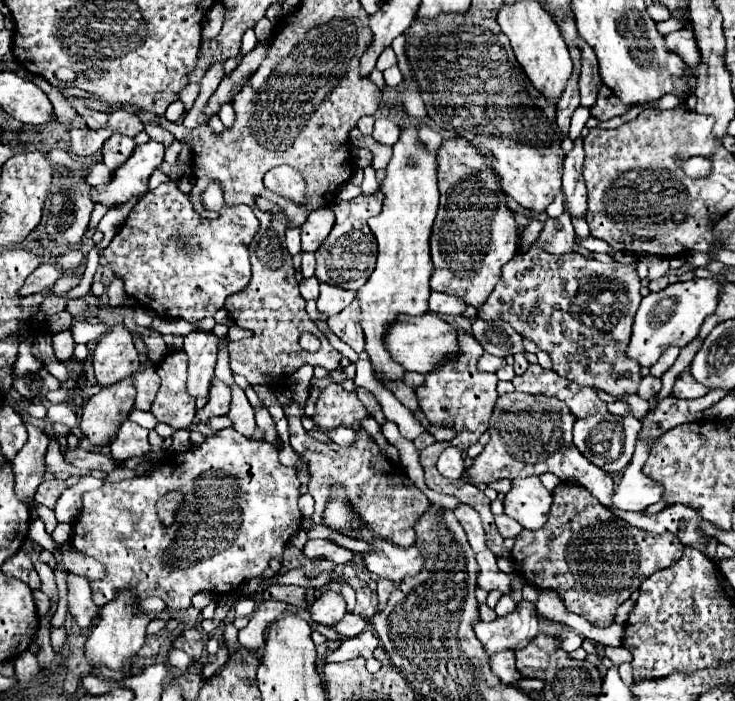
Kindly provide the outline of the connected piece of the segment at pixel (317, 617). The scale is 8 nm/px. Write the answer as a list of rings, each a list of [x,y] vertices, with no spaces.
[[[325,591],[311,607],[311,619],[321,623],[321,625],[333,625],[341,621],[341,617],[347,611],[347,603],[341,593],[335,591]]]

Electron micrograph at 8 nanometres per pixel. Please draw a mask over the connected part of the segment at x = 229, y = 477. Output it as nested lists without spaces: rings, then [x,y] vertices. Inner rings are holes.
[[[227,427],[227,429],[221,429],[217,431],[215,435],[207,437],[203,445],[199,447],[191,447],[189,451],[185,453],[177,453],[173,457],[169,457],[167,463],[159,463],[153,467],[153,471],[149,475],[141,475],[141,477],[133,477],[133,479],[123,479],[123,481],[117,481],[117,483],[105,483],[101,489],[95,489],[95,491],[87,491],[83,493],[83,507],[81,507],[81,513],[77,517],[77,523],[73,527],[73,537],[71,537],[71,545],[87,555],[87,557],[93,557],[95,561],[99,561],[103,567],[105,567],[105,577],[99,579],[99,581],[89,581],[91,583],[91,591],[93,591],[93,603],[103,607],[105,603],[111,603],[115,601],[123,591],[129,591],[133,601],[139,603],[143,599],[149,599],[149,597],[159,597],[165,601],[165,605],[173,611],[185,611],[191,607],[191,597],[201,593],[201,591],[207,591],[207,593],[213,593],[213,595],[225,595],[225,593],[231,593],[235,591],[241,583],[245,581],[251,581],[251,579],[257,579],[263,575],[265,569],[269,569],[269,561],[271,559],[277,559],[277,561],[283,561],[283,551],[285,547],[289,545],[289,539],[301,529],[301,519],[303,519],[303,513],[299,511],[297,507],[297,501],[299,501],[299,487],[301,487],[301,481],[295,473],[295,469],[291,467],[285,467],[281,461],[279,461],[279,451],[267,443],[267,441],[257,441],[257,439],[251,439],[251,437],[245,437],[241,433],[237,433],[233,427]],[[171,491],[179,491],[183,495],[183,505],[181,509],[175,513],[175,521],[165,527],[159,519],[157,519],[157,501],[171,493]]]

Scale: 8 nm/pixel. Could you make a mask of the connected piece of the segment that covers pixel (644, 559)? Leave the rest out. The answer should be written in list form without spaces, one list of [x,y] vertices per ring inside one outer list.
[[[563,483],[561,487],[557,487],[557,491],[553,491],[553,505],[545,527],[535,533],[523,529],[515,539],[511,557],[515,561],[515,571],[523,573],[527,583],[535,585],[537,589],[557,591],[569,611],[585,617],[593,625],[607,627],[613,623],[615,609],[625,603],[635,589],[639,589],[643,579],[647,579],[655,571],[671,567],[677,559],[681,559],[683,549],[685,547],[681,547],[677,535],[657,535],[631,527],[597,499],[593,499],[593,495],[589,495],[589,491],[585,491],[583,487]]]

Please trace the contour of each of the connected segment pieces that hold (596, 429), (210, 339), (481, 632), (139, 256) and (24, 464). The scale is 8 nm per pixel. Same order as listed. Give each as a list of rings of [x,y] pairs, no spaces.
[[[591,415],[591,417],[579,419],[575,423],[575,427],[573,427],[573,443],[593,465],[601,467],[607,473],[619,473],[631,461],[639,431],[641,431],[641,421],[635,415],[627,415],[627,417]]]
[[[195,331],[185,337],[183,351],[189,357],[187,393],[193,399],[209,395],[209,385],[217,359],[217,343],[219,339],[211,331]]]
[[[533,605],[533,609],[529,611],[529,617],[519,615],[519,611],[515,609],[515,611],[507,613],[505,617],[497,617],[495,621],[489,621],[489,623],[479,621],[479,623],[473,625],[473,629],[475,629],[477,639],[479,639],[481,645],[485,647],[485,653],[487,653],[487,655],[493,655],[493,653],[497,653],[497,651],[521,649],[521,647],[525,647],[525,643],[529,643],[529,639],[533,639],[533,635],[539,633],[539,615],[537,615],[535,605]]]
[[[167,181],[139,199],[125,225],[113,237],[109,247],[105,247],[103,255],[113,267],[115,275],[123,279],[127,295],[135,297],[139,305],[151,309],[155,315],[161,311],[165,317],[197,323],[209,315],[215,315],[215,311],[225,305],[227,295],[241,291],[249,283],[251,265],[247,245],[257,233],[257,227],[259,221],[249,205],[233,205],[229,207],[229,213],[221,213],[213,221],[199,217],[193,211],[189,195],[183,193],[177,183]]]
[[[27,425],[27,431],[29,431],[29,439],[11,463],[21,483],[25,483],[27,487],[37,487],[43,481],[43,473],[45,473],[45,453],[47,453],[49,437],[33,425]]]

